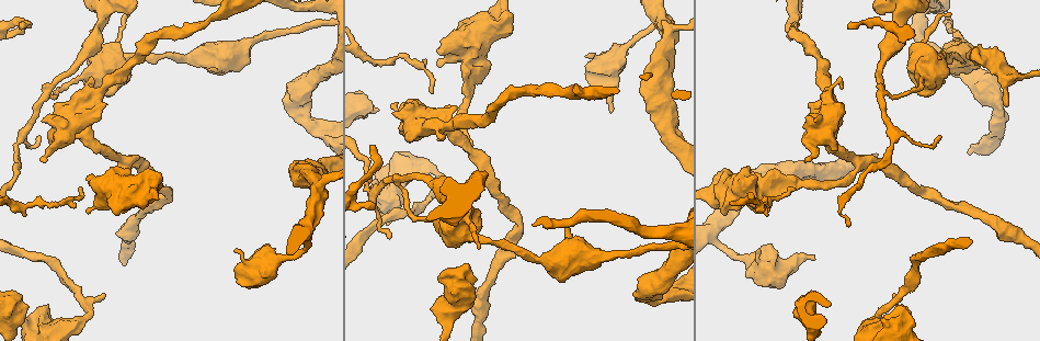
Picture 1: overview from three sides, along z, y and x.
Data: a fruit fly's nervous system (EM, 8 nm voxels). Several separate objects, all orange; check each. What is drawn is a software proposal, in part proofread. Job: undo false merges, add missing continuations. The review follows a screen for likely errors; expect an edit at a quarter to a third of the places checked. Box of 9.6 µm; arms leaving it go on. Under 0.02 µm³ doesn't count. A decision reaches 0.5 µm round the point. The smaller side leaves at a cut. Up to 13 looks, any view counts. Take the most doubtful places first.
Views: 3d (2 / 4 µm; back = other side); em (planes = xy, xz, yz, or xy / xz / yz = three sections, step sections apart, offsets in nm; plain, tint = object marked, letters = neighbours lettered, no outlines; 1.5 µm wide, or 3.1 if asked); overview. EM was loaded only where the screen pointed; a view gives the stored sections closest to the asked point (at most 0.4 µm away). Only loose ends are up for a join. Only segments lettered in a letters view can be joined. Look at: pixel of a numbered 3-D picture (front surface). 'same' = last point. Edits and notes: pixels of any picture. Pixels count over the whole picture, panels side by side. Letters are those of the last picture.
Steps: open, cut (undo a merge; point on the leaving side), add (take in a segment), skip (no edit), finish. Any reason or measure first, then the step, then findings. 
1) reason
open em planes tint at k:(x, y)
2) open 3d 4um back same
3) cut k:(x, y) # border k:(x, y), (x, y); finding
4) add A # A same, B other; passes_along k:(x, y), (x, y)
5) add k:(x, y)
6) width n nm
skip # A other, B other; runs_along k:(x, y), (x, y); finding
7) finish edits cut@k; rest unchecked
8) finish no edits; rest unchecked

an open end
open em 3.1um planes letters at 1:(1008, 103)

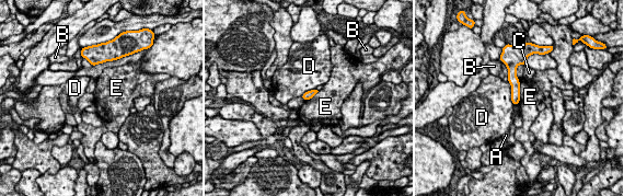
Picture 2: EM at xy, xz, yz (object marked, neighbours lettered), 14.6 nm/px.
longest_contact E 360 nm
skip # A other, B other, C other, D other, E other; border 2:(518, 79), (519, 103); none of them fits

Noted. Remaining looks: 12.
open 3d 4um at 1:(398, 184)

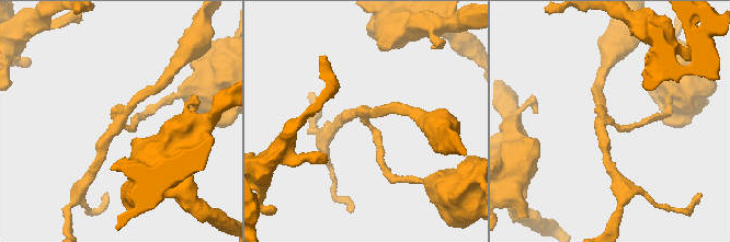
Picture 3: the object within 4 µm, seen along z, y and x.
arms 3
open em yz step 4 tint at 3:(119, 123)

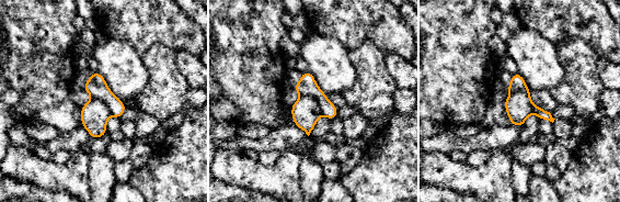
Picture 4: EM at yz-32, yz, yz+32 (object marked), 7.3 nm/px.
open em planes letters same

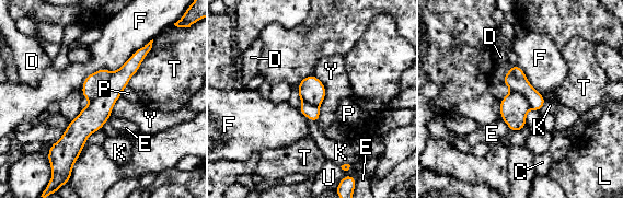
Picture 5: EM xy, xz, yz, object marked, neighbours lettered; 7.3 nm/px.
cut 5:(95, 83) # C other, D other, E other, F other, K other, L other, P other, T other, U other, Y other; two neurons meet here

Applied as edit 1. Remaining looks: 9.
free end
open 3d 4um at 1:(237, 248)

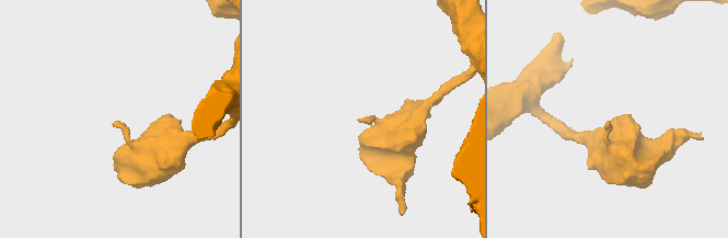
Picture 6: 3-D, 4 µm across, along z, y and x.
now the EM
open em planes letters at 6:(114, 124)

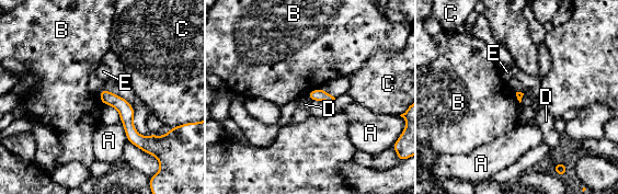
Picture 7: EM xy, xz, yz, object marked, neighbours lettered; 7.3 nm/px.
skip # A other, B other, C other, D other, E other; runs_along 7:(102, 93), (126, 112), (139, 139), (149, 139); none of them fits

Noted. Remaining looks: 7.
an open end
open em yz step 4 plain at 1:(892, 296)

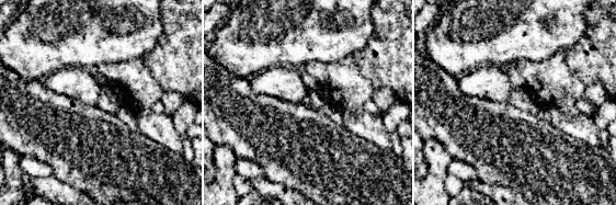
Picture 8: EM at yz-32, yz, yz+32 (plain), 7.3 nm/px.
open em yz step 4 tint same

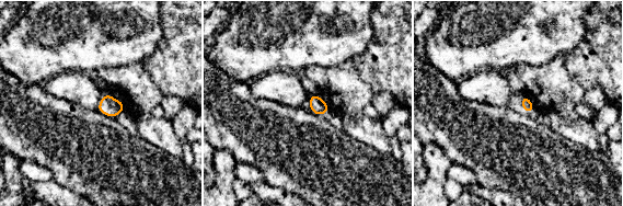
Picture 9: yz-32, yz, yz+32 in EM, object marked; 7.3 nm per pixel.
open em yz step 4 letters same

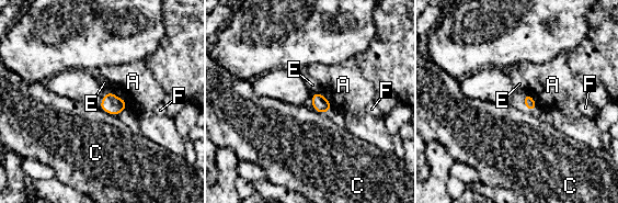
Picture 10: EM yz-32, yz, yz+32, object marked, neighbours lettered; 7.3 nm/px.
longest_contact A 170 nm
skip # A other, C other, E other, F other; border 10:(99, 108), (117, 116); no lettered segment goes on from it

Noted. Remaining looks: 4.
finish edits cut@5; rest unchecked

